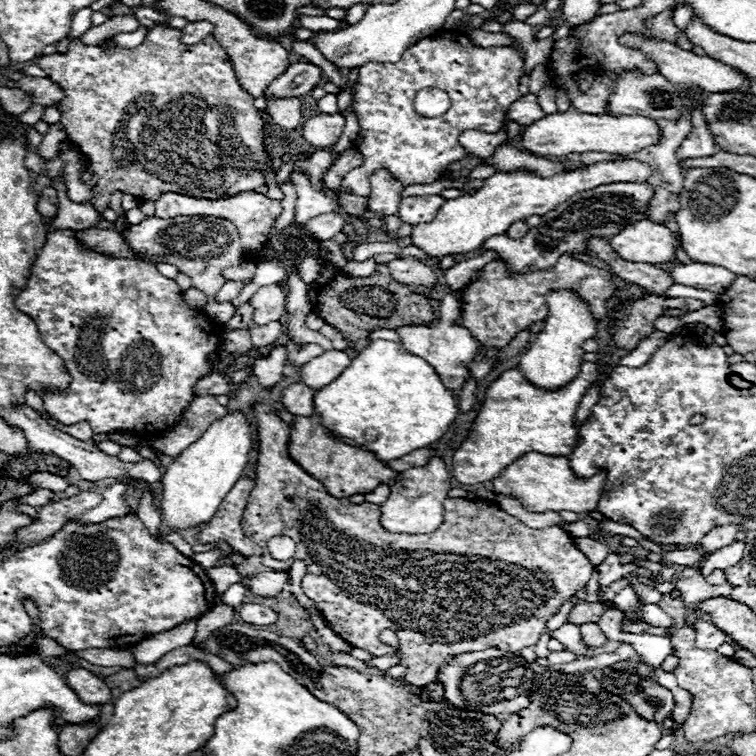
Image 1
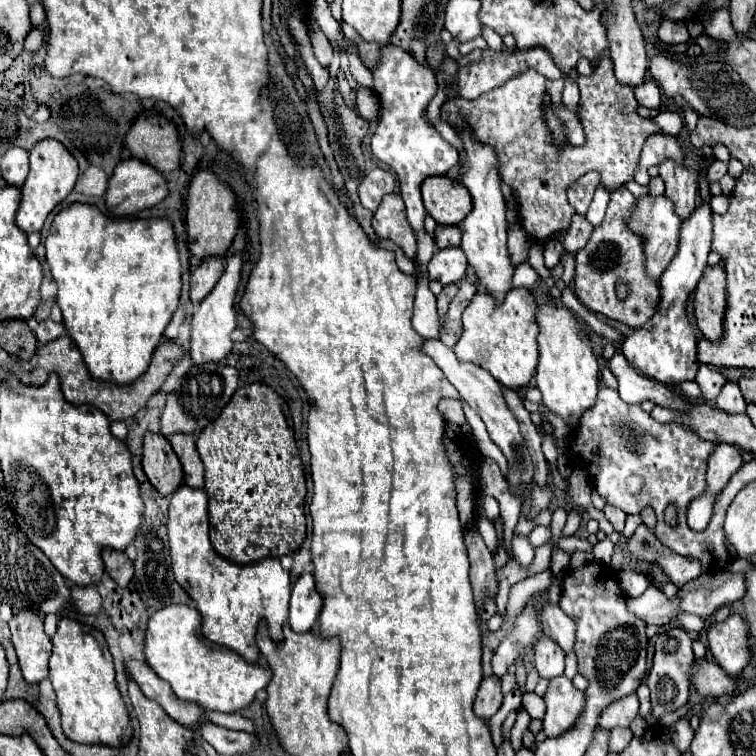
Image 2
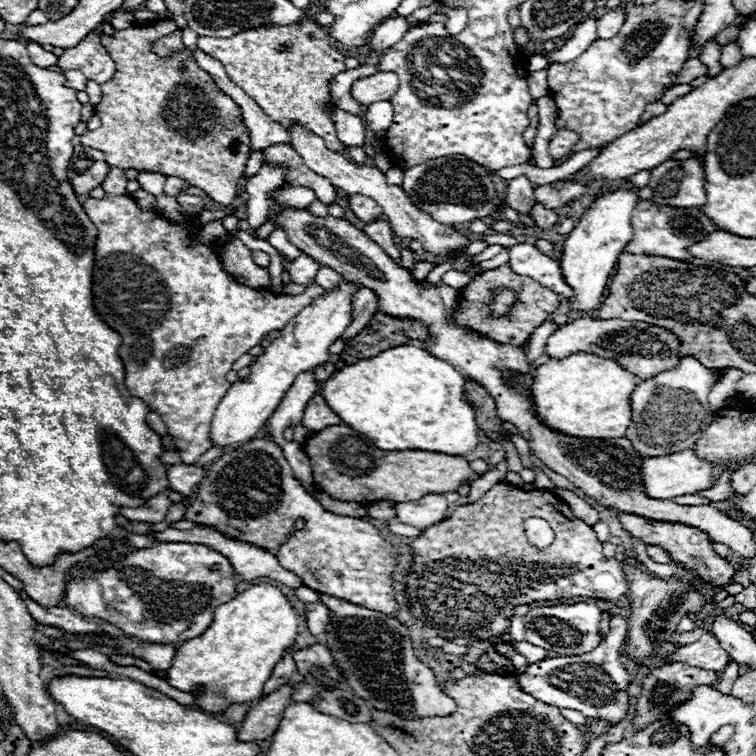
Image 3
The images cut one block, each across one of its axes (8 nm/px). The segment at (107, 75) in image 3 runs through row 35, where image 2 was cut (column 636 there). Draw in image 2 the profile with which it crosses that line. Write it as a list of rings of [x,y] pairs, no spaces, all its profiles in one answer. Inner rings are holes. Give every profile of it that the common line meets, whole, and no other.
[[[654,80],[644,82],[642,86],[634,88],[634,94],[636,94],[636,100],[640,106],[646,106],[650,110],[660,108],[660,88],[656,86]]]

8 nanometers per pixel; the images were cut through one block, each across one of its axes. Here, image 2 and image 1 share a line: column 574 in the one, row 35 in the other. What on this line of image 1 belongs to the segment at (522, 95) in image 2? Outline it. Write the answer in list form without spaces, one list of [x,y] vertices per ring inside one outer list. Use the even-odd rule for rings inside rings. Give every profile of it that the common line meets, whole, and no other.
[[[154,26],[148,30],[146,40],[142,44],[138,44],[136,48],[104,48],[102,44],[96,46],[86,46],[82,44],[80,38],[74,38],[68,46],[68,50],[64,54],[54,52],[48,56],[40,56],[34,60],[36,66],[40,66],[42,70],[48,72],[50,80],[56,82],[62,90],[64,90],[64,98],[58,102],[58,110],[62,114],[60,122],[64,124],[66,132],[68,132],[68,140],[78,148],[78,152],[88,156],[90,168],[98,174],[98,184],[92,188],[94,198],[88,202],[92,204],[98,212],[104,212],[104,208],[108,206],[108,194],[120,190],[124,194],[132,194],[136,198],[142,200],[154,200],[158,198],[158,194],[164,194],[166,190],[178,190],[178,194],[190,194],[194,198],[228,198],[234,194],[242,194],[242,192],[250,192],[250,190],[258,190],[266,184],[264,178],[264,168],[270,162],[270,154],[266,150],[266,136],[264,136],[264,124],[260,120],[258,110],[254,108],[254,98],[242,90],[242,86],[236,80],[234,68],[228,60],[228,54],[222,50],[222,46],[216,42],[214,36],[204,38],[202,42],[194,44],[194,46],[186,46],[180,44],[180,36],[182,32],[170,26]]]

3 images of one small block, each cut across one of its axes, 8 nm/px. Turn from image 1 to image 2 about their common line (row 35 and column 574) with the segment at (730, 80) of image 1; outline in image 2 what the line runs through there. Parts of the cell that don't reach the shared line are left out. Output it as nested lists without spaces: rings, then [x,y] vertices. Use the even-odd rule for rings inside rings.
[[[544,602],[540,608],[540,624],[546,636],[556,640],[564,652],[570,652],[574,646],[574,632],[576,626],[574,622],[558,608],[552,606],[550,602]]]

